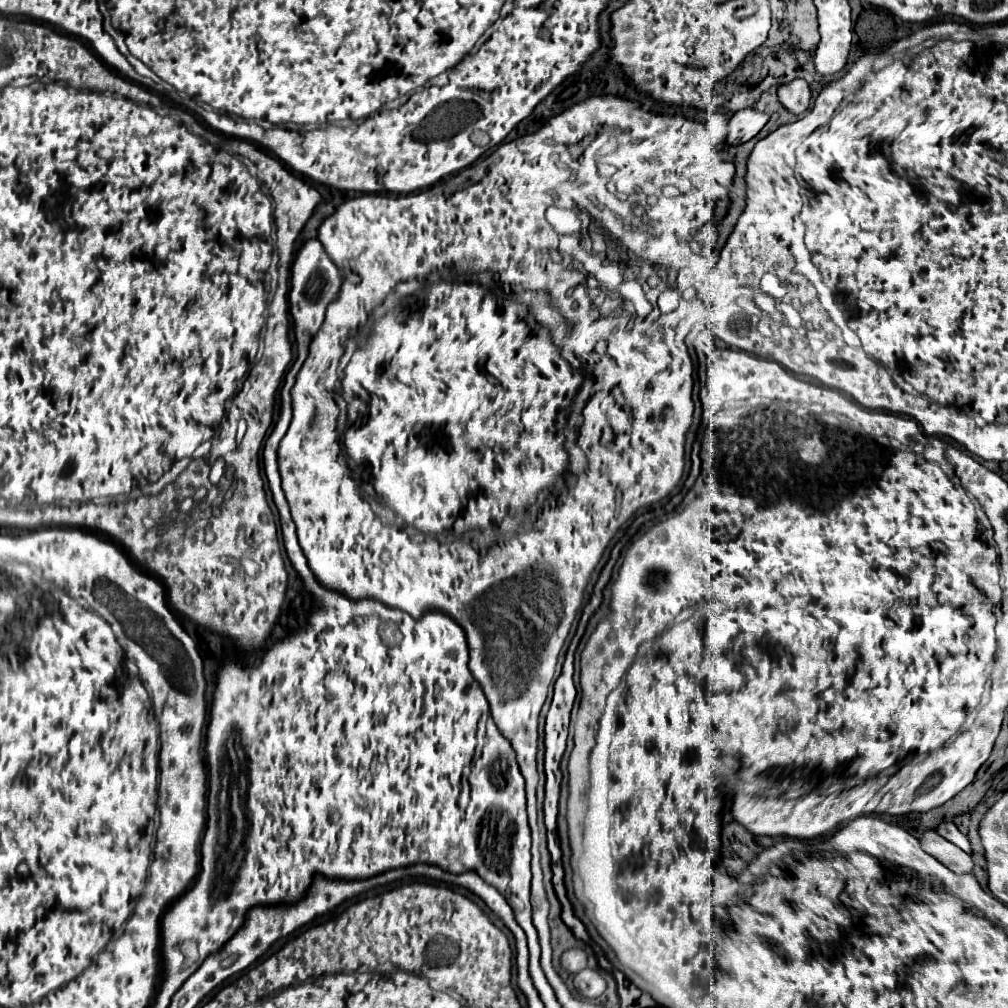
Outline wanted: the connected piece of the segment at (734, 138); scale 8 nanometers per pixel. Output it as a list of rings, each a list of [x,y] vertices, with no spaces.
[[[745,108],[745,110],[737,112],[729,124],[729,142],[743,144],[743,142],[755,138],[759,134],[759,130],[767,124],[767,120],[769,120],[767,114],[761,114],[753,108]]]

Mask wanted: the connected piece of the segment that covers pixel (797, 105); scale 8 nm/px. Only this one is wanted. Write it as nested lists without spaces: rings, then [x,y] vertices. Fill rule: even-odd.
[[[801,78],[785,84],[785,86],[779,86],[777,90],[779,94],[779,100],[781,104],[791,112],[791,114],[803,114],[807,108],[809,108],[809,102],[811,102],[811,90],[809,90],[809,84]]]

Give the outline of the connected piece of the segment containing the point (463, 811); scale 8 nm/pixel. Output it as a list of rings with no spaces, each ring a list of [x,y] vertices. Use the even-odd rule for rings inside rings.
[[[307,240],[303,248],[297,252],[293,270],[291,270],[291,292],[289,292],[289,304],[291,304],[291,314],[295,320],[295,338],[297,338],[297,360],[291,366],[285,386],[281,390],[281,412],[279,420],[273,426],[273,432],[269,434],[265,448],[263,448],[263,464],[265,464],[265,476],[269,480],[269,488],[273,494],[273,502],[279,510],[281,516],[281,528],[283,528],[283,538],[285,538],[285,548],[289,554],[289,560],[293,562],[295,570],[301,574],[305,588],[313,594],[315,598],[315,608],[307,620],[307,626],[293,632],[291,636],[283,638],[281,642],[273,644],[265,658],[261,660],[259,666],[243,668],[241,664],[233,662],[229,656],[223,660],[219,672],[217,672],[217,688],[213,696],[213,706],[211,706],[211,720],[206,728],[205,738],[207,738],[207,766],[211,764],[211,778],[209,778],[209,796],[207,796],[207,830],[201,842],[201,870],[195,880],[195,884],[177,900],[177,904],[165,914],[163,918],[163,958],[165,958],[165,974],[163,982],[159,986],[155,998],[173,998],[173,994],[181,988],[181,984],[195,972],[199,962],[187,962],[187,958],[201,958],[201,962],[211,954],[217,952],[241,926],[245,912],[255,906],[255,904],[279,904],[279,902],[297,902],[303,898],[305,888],[309,888],[313,874],[323,874],[327,878],[369,878],[381,872],[391,870],[393,866],[385,866],[385,846],[403,846],[403,838],[411,838],[411,834],[531,834],[529,824],[527,824],[527,812],[525,812],[525,780],[519,772],[515,752],[509,744],[509,740],[497,730],[495,722],[490,715],[489,702],[481,690],[481,686],[475,682],[467,662],[469,662],[469,648],[467,648],[467,638],[465,630],[445,612],[425,612],[421,618],[411,618],[409,614],[401,610],[393,610],[385,606],[383,602],[373,602],[373,598],[363,598],[361,602],[353,602],[351,598],[345,598],[345,594],[337,594],[335,590],[325,590],[313,578],[313,570],[309,570],[307,558],[297,542],[295,534],[295,522],[291,520],[289,504],[285,500],[285,494],[281,490],[281,478],[279,478],[279,468],[277,468],[277,448],[281,438],[285,436],[289,422],[291,422],[291,388],[295,384],[295,376],[299,368],[303,366],[307,354],[309,354],[309,344],[317,330],[321,328],[321,322],[325,318],[327,306],[337,298],[339,288],[341,288],[341,272],[339,268],[331,262],[327,256],[323,244],[315,240]],[[237,708],[237,718],[241,722],[233,722],[233,716]]]

